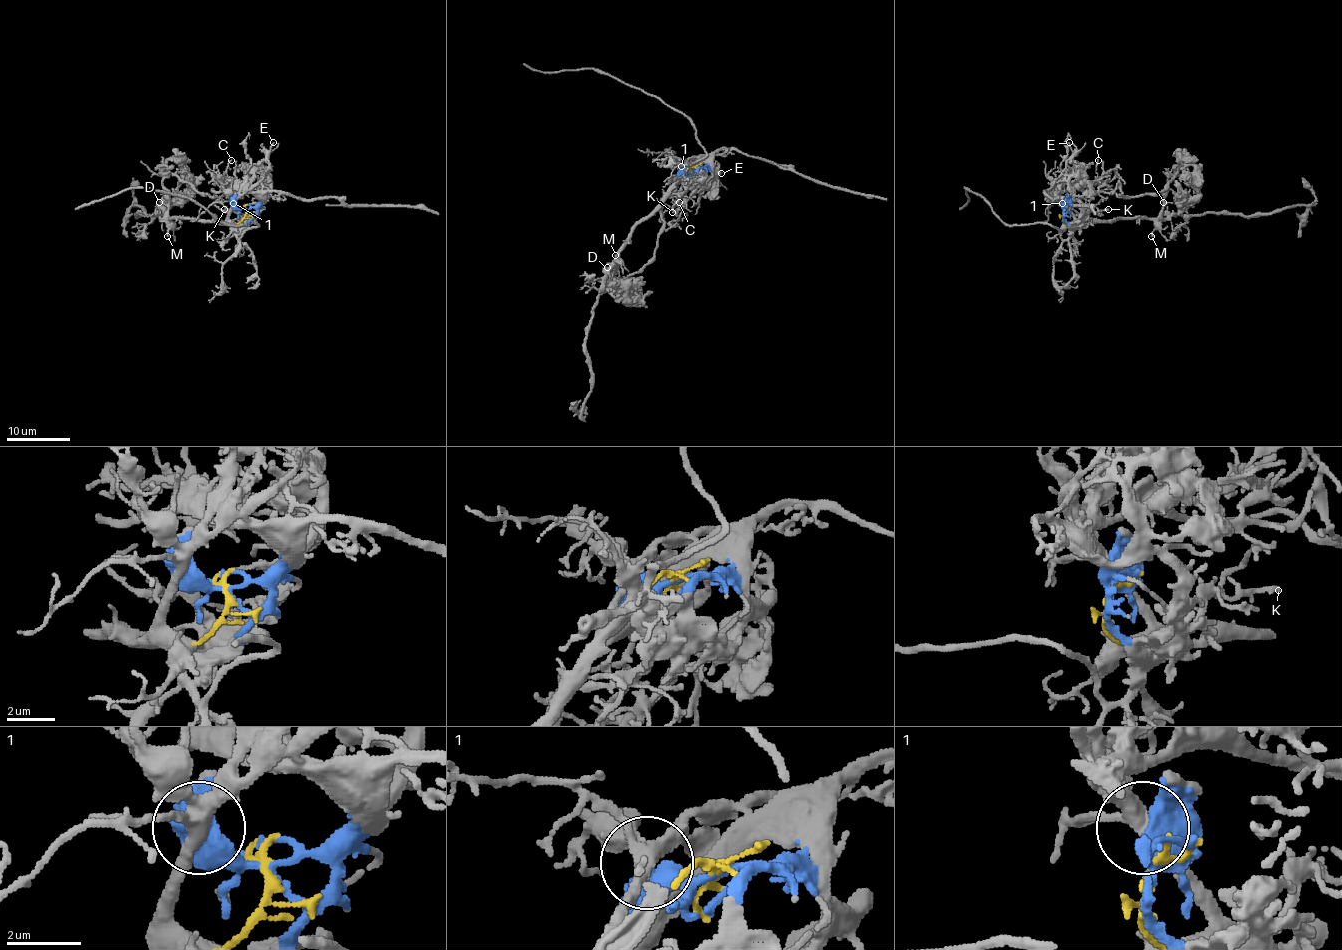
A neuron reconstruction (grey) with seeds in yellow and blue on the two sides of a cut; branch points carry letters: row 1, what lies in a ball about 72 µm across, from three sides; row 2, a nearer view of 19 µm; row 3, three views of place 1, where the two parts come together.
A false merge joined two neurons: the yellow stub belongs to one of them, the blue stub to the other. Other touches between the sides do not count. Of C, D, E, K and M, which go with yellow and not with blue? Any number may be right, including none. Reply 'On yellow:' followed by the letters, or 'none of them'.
On yellow: D, E, M

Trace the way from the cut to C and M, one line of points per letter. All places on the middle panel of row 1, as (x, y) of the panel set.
C: (693, 170), (709, 168), (715, 176), (685, 202), (678, 203), (675, 200), (680, 202)
M: (693, 170), (693, 166), (686, 171), (633, 229), (618, 259), (614, 254)

